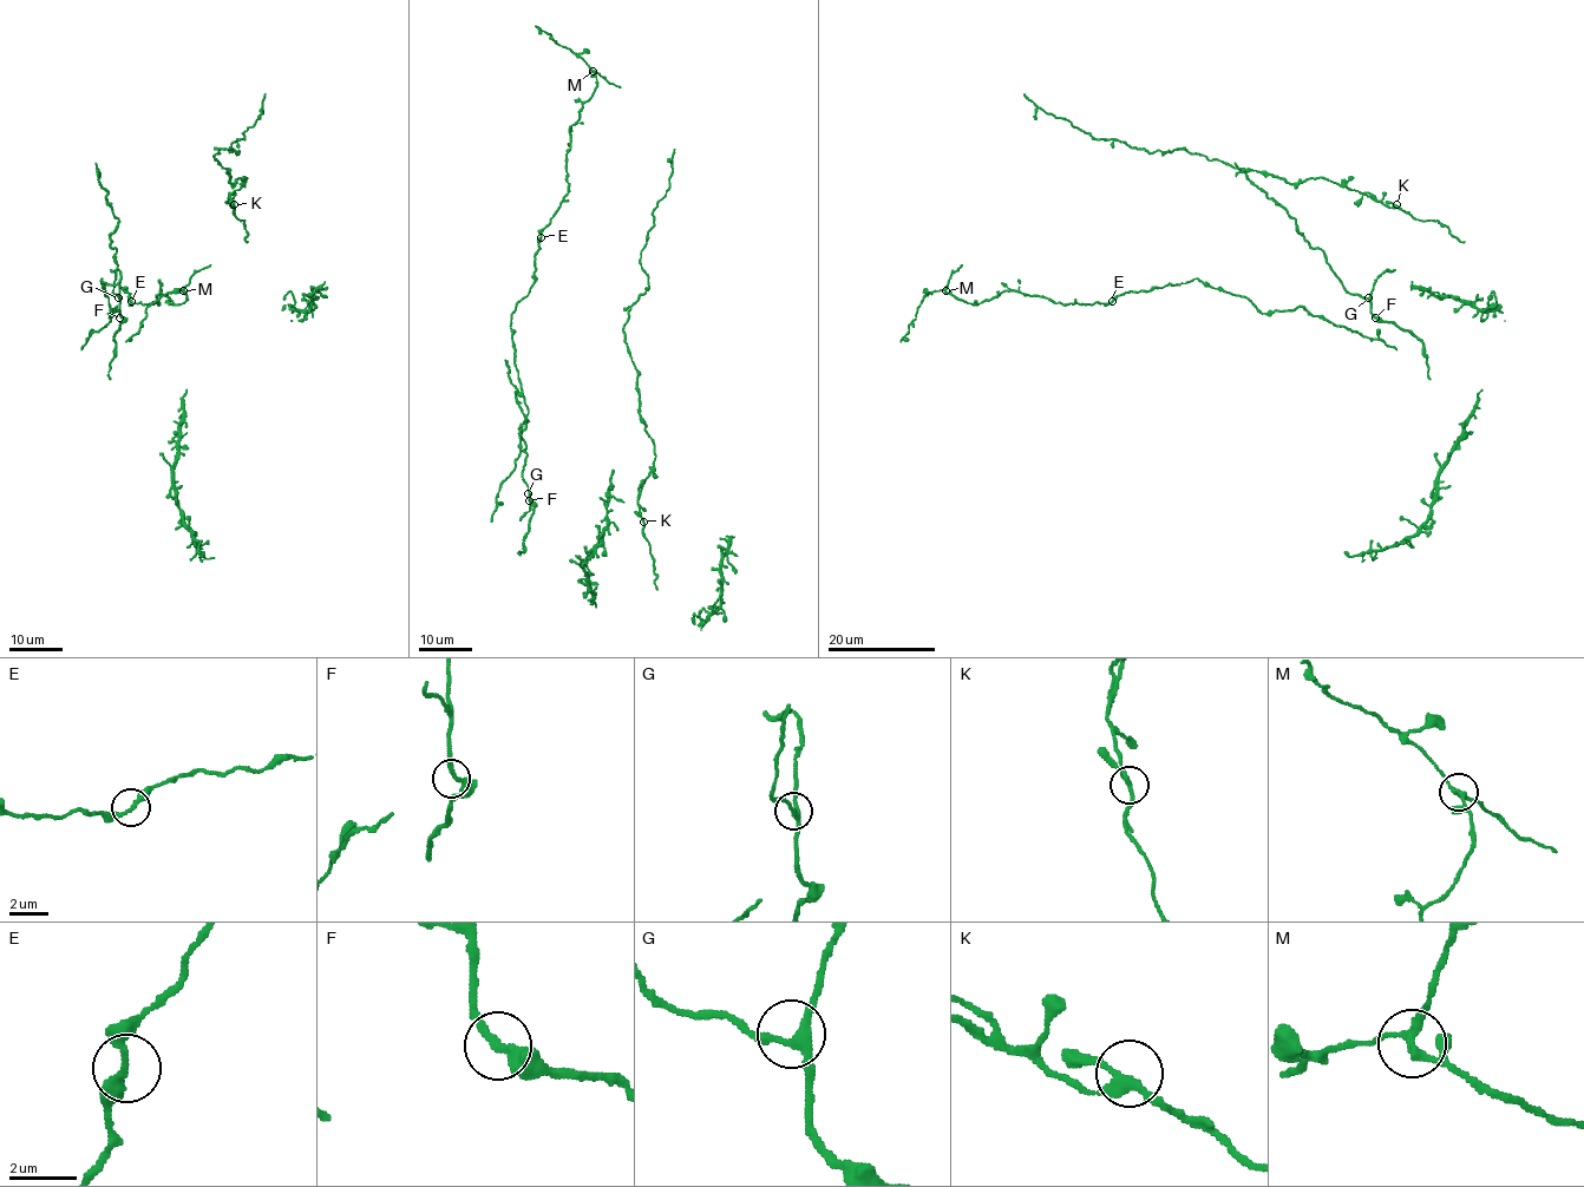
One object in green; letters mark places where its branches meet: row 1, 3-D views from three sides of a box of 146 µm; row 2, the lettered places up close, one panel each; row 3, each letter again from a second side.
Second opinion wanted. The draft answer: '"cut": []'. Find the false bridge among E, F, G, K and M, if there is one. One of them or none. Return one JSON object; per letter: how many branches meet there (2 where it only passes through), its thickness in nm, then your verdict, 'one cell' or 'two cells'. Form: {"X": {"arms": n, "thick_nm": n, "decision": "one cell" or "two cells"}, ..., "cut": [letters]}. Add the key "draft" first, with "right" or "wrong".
{"draft": "wrong", "E": {"arms": 2, "thick_nm": 280, "decision": "one cell"}, "F": {"arms": 2, "thick_nm": 220, "decision": "one cell"}, "G": {"arms": 3, "thick_nm": 240, "decision": "one cell"}, "K": {"arms": 3, "thick_nm": 240, "decision": "one cell"}, "M": {"arms": 3, "thick_nm": 240, "decision": "two cells"}, "cut": ["M"]}

